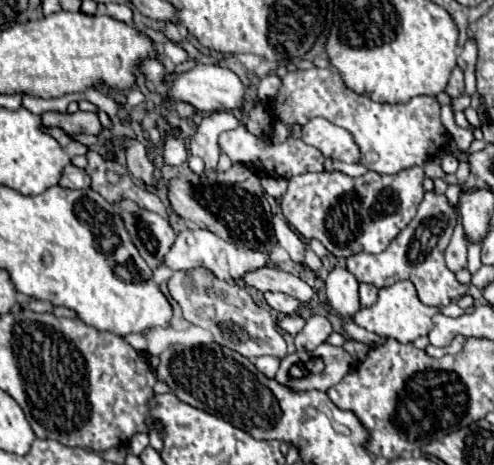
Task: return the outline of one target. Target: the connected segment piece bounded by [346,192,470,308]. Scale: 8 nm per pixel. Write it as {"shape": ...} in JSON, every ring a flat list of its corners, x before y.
{"shape":[[426,192,424,200,412,218,412,222,390,242,390,246,380,254,354,254,346,260,346,268,362,284,374,284,376,288,388,288,394,282,410,280,416,286,418,298,428,306,448,306,450,302,468,294,468,284,460,284,452,270,444,264,444,250,452,238,454,226,458,222,456,208,450,206,444,194]]}

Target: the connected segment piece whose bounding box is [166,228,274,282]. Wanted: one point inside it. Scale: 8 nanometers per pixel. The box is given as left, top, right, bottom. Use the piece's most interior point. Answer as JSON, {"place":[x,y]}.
{"place":[197,248]}

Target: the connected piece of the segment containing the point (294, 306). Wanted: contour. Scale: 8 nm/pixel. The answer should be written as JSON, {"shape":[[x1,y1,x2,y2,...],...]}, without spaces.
{"shape":[[266,292,264,294,266,302,276,310,276,312,282,312,286,316,296,316,298,310,300,310,300,302,288,294,282,294,282,292]]}

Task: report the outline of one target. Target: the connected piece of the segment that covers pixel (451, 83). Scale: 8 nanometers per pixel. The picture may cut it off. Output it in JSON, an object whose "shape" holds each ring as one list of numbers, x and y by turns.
{"shape":[[456,66,452,70,452,76,446,84,446,90,444,90,448,96,462,96,464,94,464,70,460,66]]}

